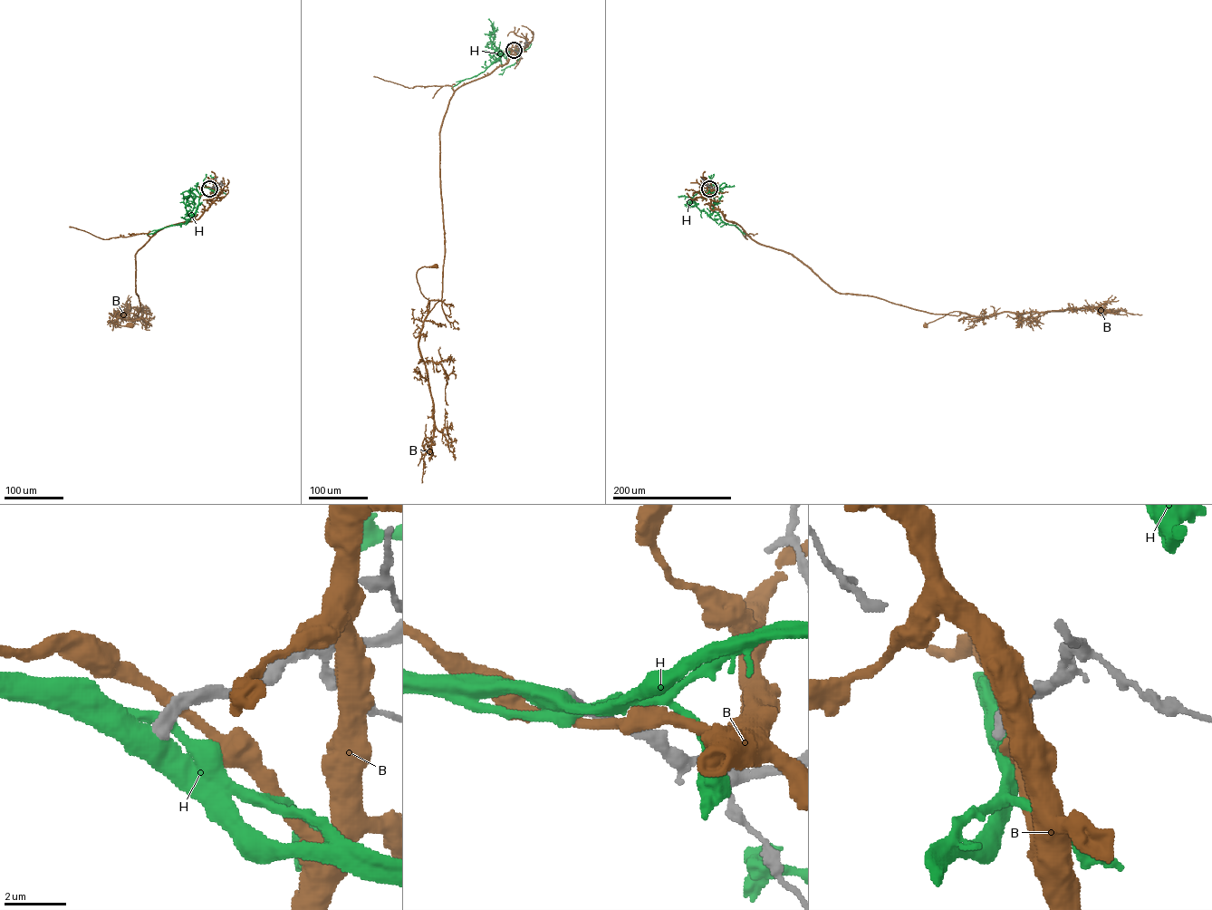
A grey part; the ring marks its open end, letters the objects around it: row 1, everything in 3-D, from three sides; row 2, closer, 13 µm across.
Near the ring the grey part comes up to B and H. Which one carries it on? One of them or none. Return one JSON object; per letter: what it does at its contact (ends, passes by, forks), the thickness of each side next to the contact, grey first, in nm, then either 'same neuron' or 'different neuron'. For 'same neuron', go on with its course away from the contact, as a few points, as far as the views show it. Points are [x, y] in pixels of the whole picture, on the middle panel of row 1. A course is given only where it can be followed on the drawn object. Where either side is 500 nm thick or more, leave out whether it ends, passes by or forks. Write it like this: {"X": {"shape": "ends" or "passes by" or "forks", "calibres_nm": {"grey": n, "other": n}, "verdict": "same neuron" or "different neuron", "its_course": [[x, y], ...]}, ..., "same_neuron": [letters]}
{"B": {"shape": "passes by", "calibres_nm": {"grey": 360, "other": 340}, "verdict": "different neuron"}, "H": {"calibres_nm": {"grey": 440, "other": 550}, "verdict": "different neuron"}, "same_neuron": []}

